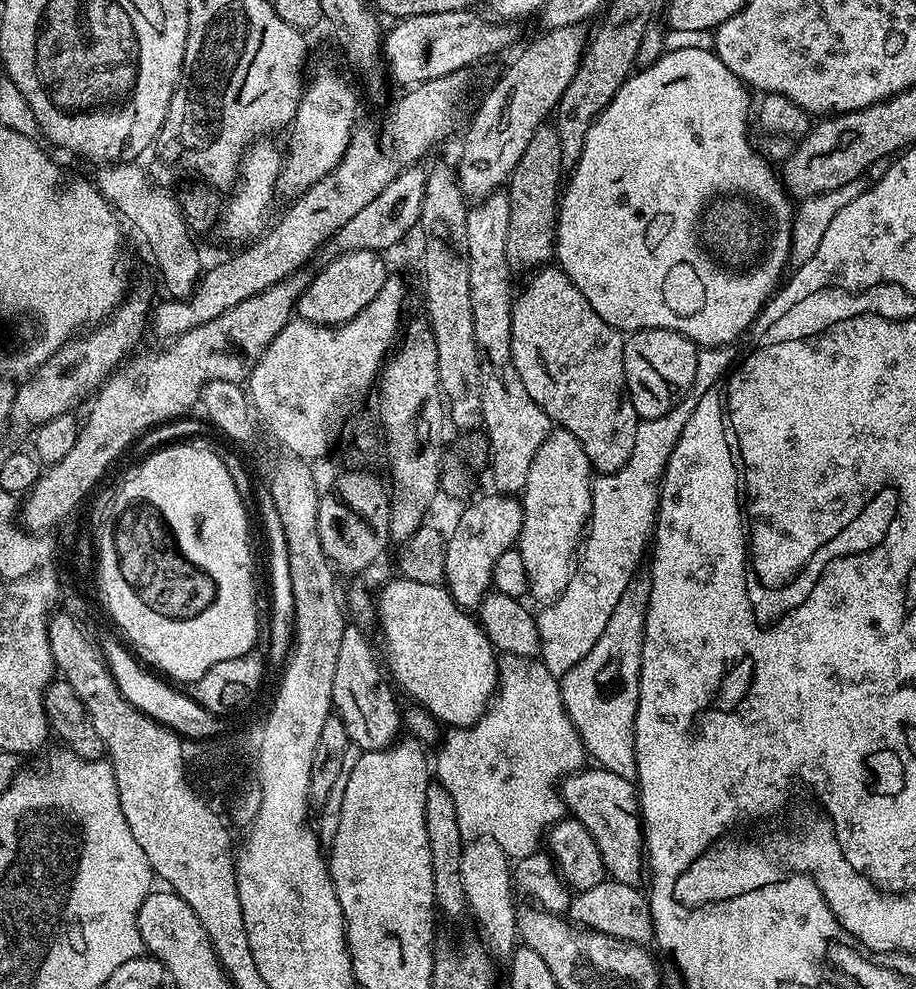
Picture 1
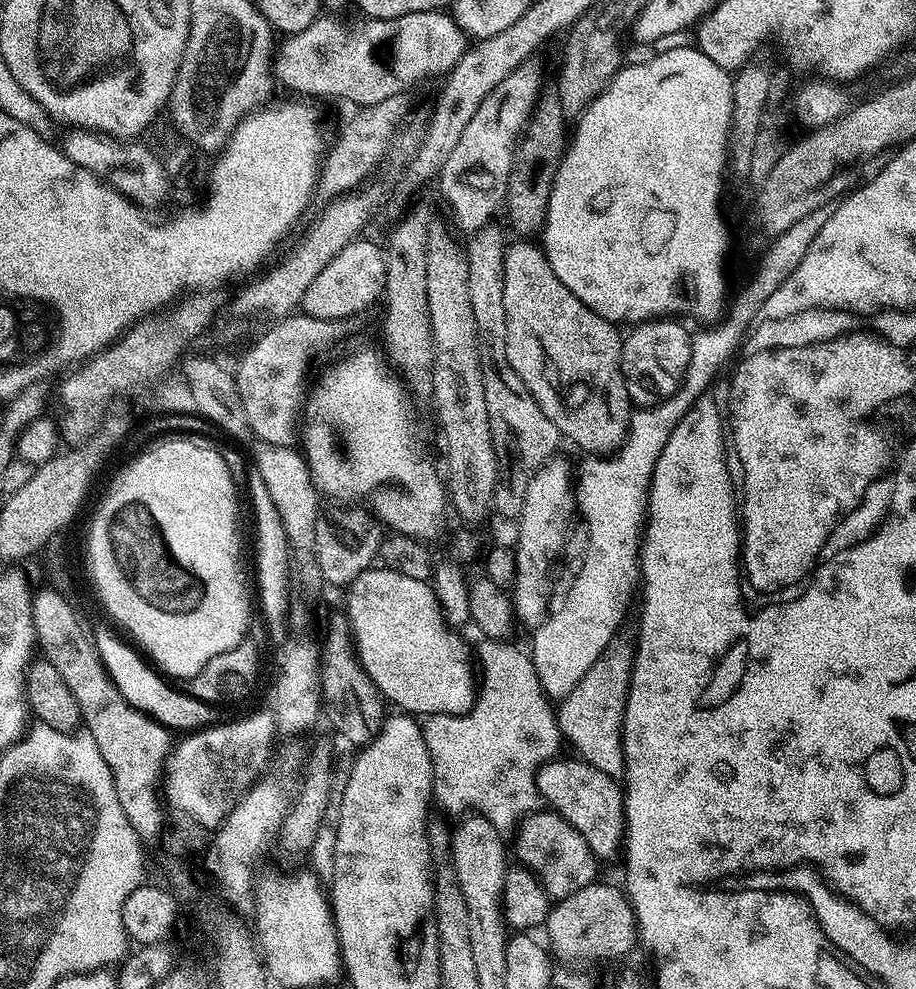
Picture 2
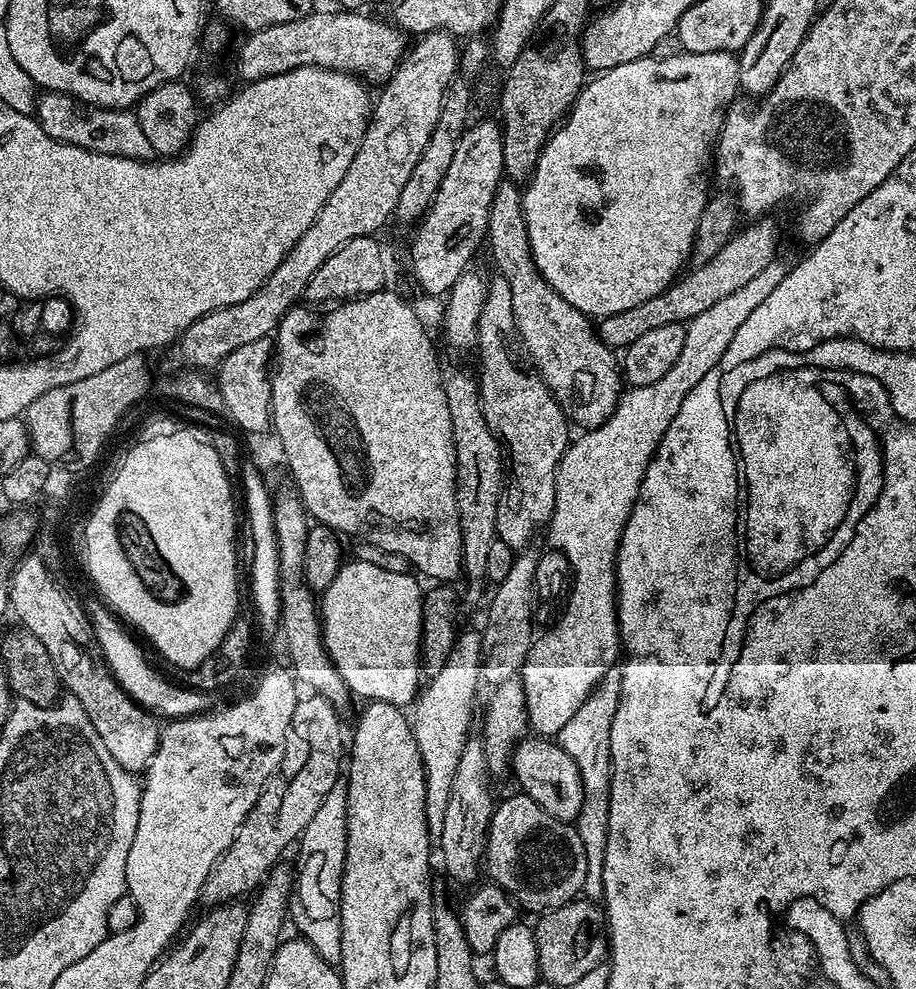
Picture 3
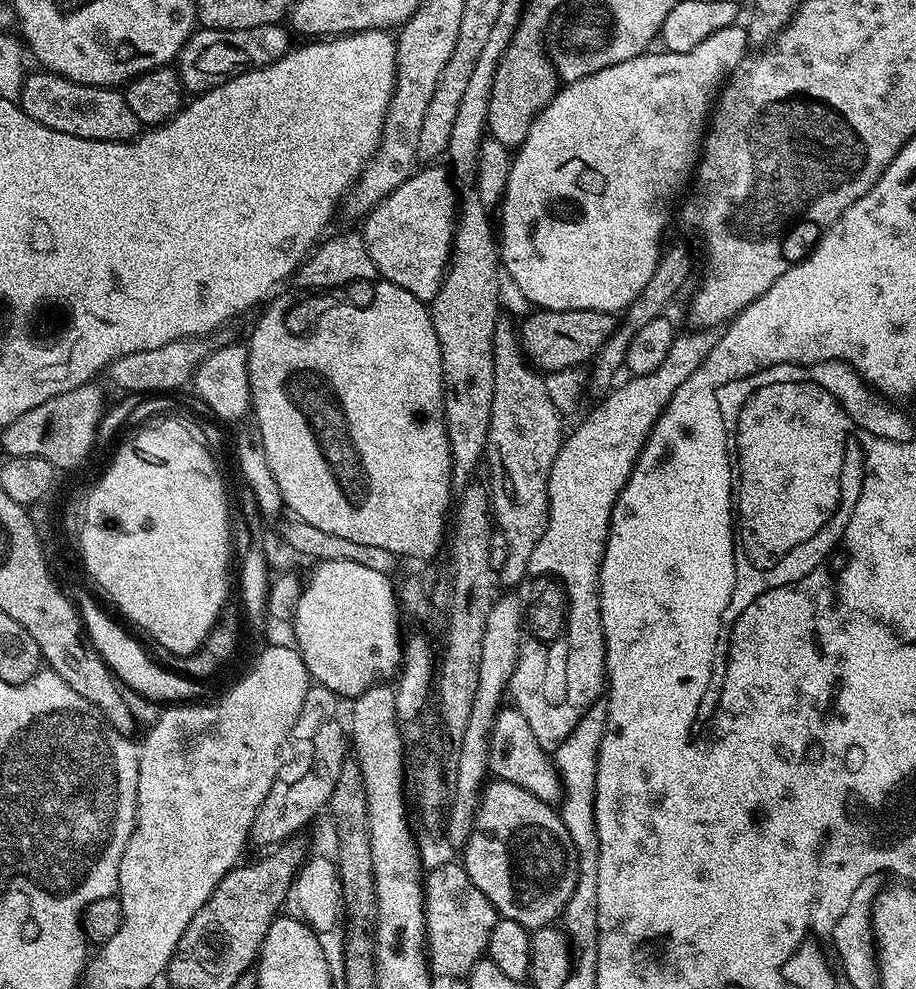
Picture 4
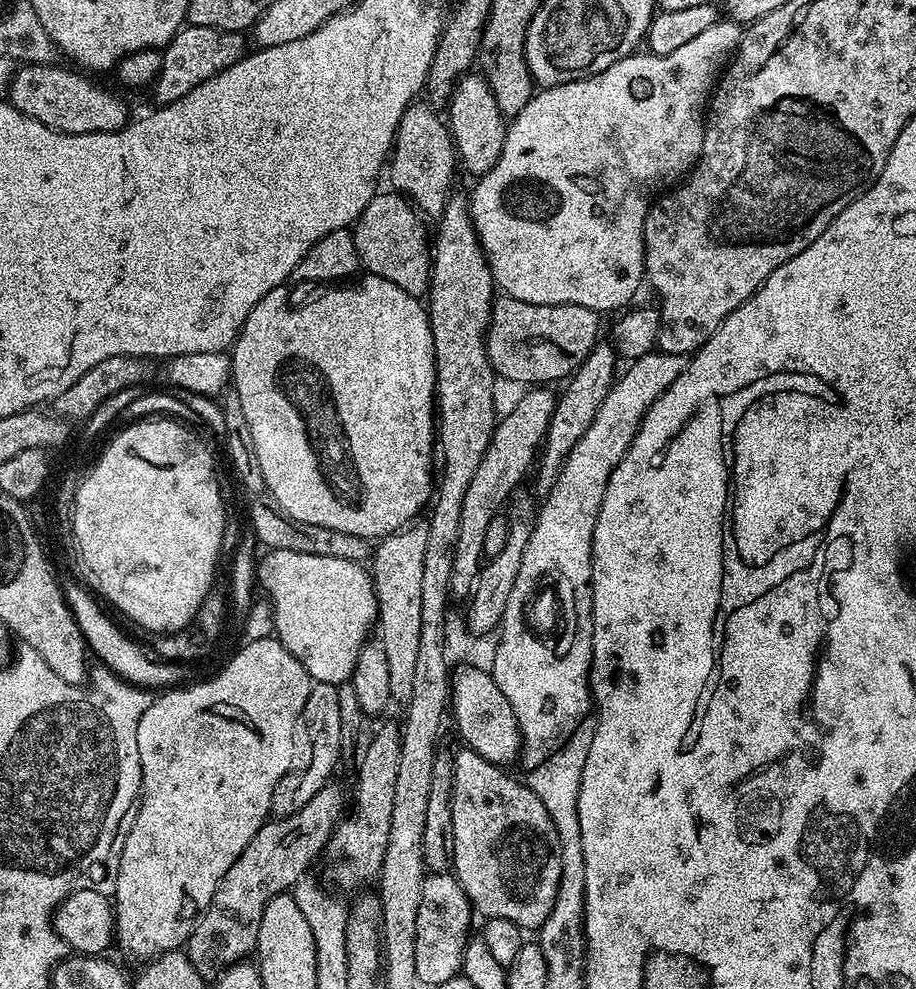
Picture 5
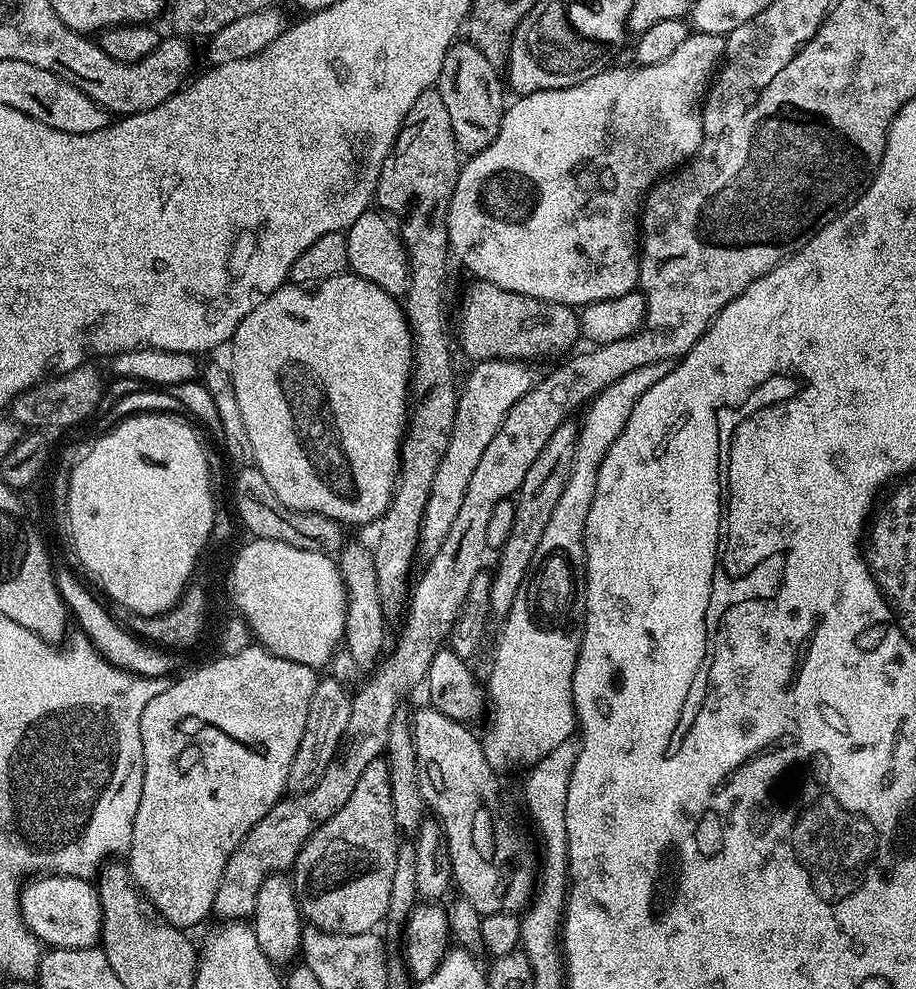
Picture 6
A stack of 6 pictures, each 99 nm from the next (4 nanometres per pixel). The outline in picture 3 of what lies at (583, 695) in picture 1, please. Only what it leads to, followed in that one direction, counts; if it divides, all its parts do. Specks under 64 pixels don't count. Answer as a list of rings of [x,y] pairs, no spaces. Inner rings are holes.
[[[609,670],[596,689],[588,695],[586,702],[578,710],[574,710],[574,718],[562,726],[555,736],[555,743],[560,745],[570,758],[574,758],[574,766],[578,766],[578,774],[584,787],[584,801],[574,826],[582,838],[582,846],[586,850],[586,882],[583,895],[593,902],[603,901],[602,870],[606,858],[606,838],[608,837],[608,799],[610,798],[610,782],[612,781],[612,759],[610,758],[610,725],[614,722],[614,714],[618,714],[620,701],[620,681],[615,671]]]

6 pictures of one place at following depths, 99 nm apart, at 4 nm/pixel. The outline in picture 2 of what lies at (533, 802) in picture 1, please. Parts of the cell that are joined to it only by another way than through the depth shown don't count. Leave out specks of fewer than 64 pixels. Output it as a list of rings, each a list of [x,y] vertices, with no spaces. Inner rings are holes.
[[[484,638],[479,642],[481,644],[477,648],[474,648],[474,656],[478,661],[479,675],[481,672],[484,677],[479,677],[478,691],[476,700],[472,704],[472,709],[468,712],[462,712],[457,716],[446,714],[445,712],[437,712],[436,715],[427,717],[423,721],[422,727],[424,730],[426,750],[430,754],[430,762],[432,763],[432,795],[434,797],[435,807],[440,807],[444,812],[460,812],[459,814],[465,813],[467,810],[473,810],[475,813],[485,816],[501,834],[504,834],[507,833],[507,828],[509,830],[515,829],[525,816],[537,811],[541,807],[542,797],[536,785],[536,775],[543,764],[557,759],[559,752],[556,751],[559,750],[560,744],[562,745],[560,721],[557,713],[554,711],[553,703],[542,690],[542,682],[538,682],[538,670],[534,670],[534,662],[532,661],[531,655],[525,649],[523,652],[518,645],[508,644],[509,641],[507,639],[490,640]]]

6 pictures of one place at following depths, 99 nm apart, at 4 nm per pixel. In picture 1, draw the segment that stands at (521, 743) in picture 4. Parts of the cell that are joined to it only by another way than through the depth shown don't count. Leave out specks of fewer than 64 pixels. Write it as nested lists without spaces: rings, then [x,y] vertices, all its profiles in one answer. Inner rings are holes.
[[[588,766],[564,777],[562,795],[565,809],[590,830],[590,838],[594,838],[594,846],[602,854],[605,873],[618,882],[639,885],[645,851],[637,785],[618,774],[610,774],[605,768]]]

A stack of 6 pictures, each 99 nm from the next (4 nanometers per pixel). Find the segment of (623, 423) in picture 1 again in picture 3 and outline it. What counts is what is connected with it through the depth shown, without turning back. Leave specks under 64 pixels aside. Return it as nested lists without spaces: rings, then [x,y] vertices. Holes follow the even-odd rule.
[[[507,178],[501,179],[490,202],[486,248],[492,251],[492,260],[496,263],[495,271],[504,276],[506,286],[510,286],[516,335],[531,367],[540,375],[540,379],[544,381],[550,394],[558,402],[558,406],[575,427],[577,424],[580,430],[591,430],[602,426],[616,409],[622,391],[622,372],[618,367],[617,353],[600,341],[599,331],[594,327],[593,321],[574,306],[570,306],[570,302],[566,302],[566,298],[559,296],[536,271],[536,265],[532,263],[528,250],[528,230],[524,226],[522,192]]]

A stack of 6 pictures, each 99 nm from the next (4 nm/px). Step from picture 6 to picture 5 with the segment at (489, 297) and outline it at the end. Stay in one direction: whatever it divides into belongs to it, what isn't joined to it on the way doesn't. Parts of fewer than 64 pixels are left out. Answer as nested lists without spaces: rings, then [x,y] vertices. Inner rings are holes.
[[[501,295],[492,301],[492,313],[488,323],[488,337],[486,350],[492,363],[492,370],[501,381],[513,380],[523,386],[548,386],[551,380],[567,381],[568,377],[576,371],[586,354],[601,339],[601,317],[594,310],[577,304],[535,304],[522,302],[512,296]]]

